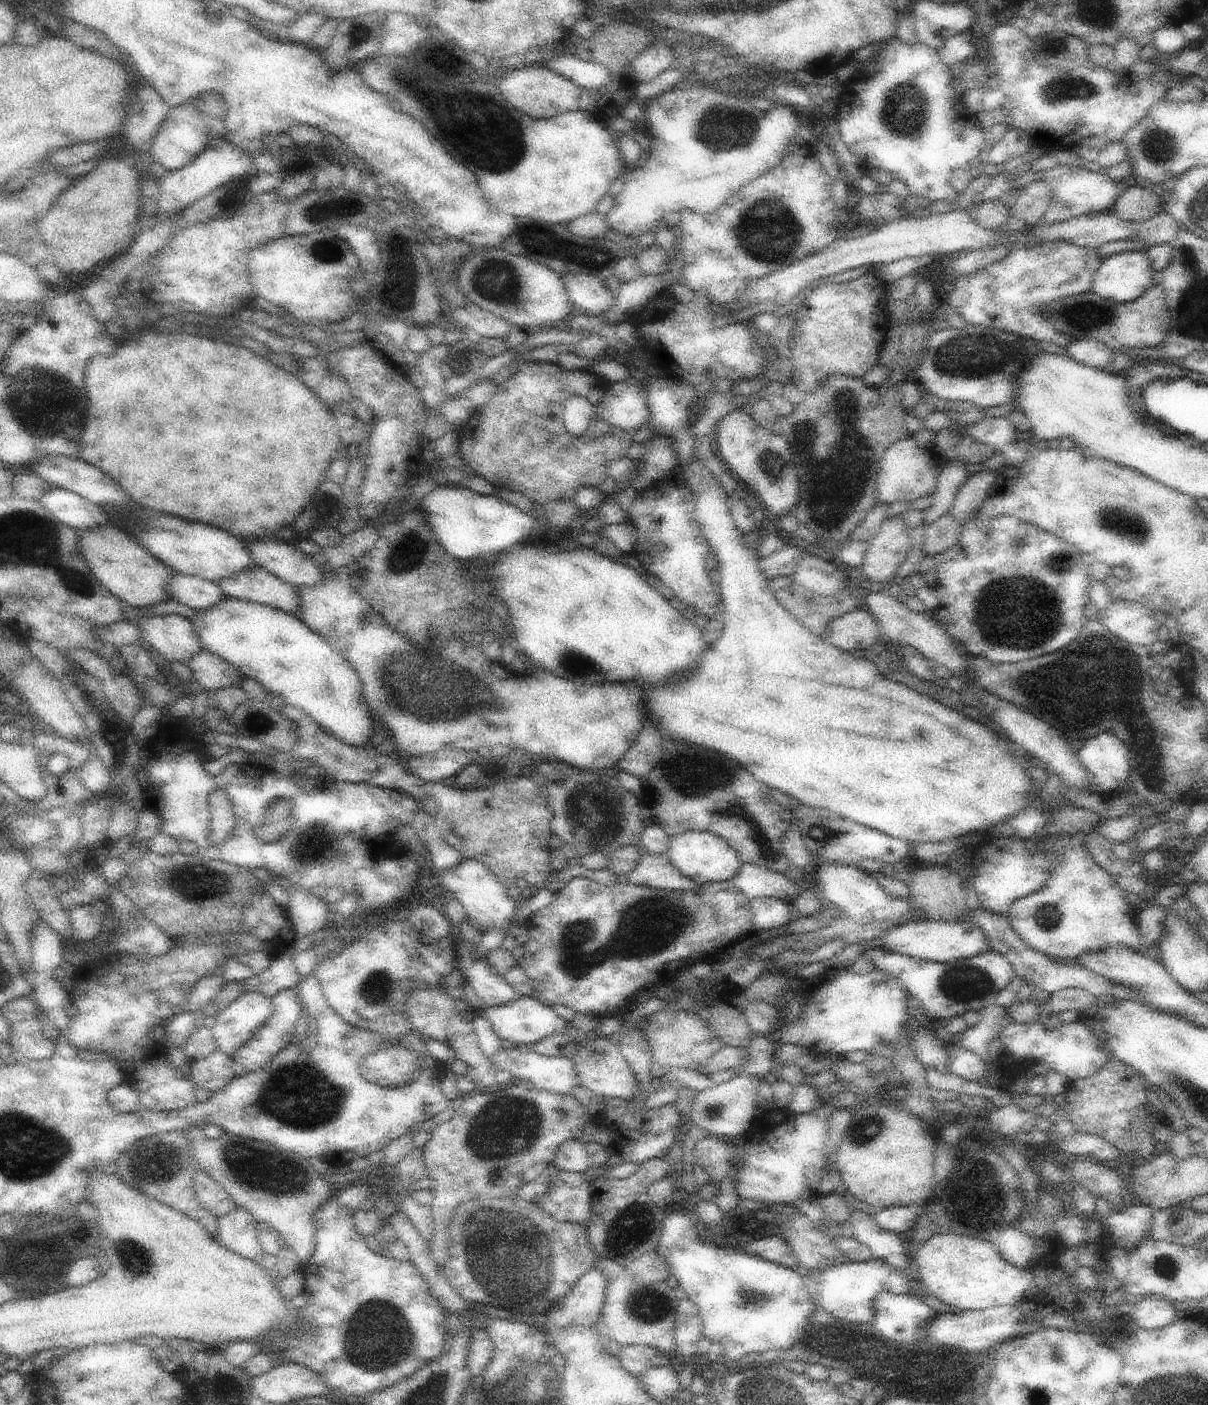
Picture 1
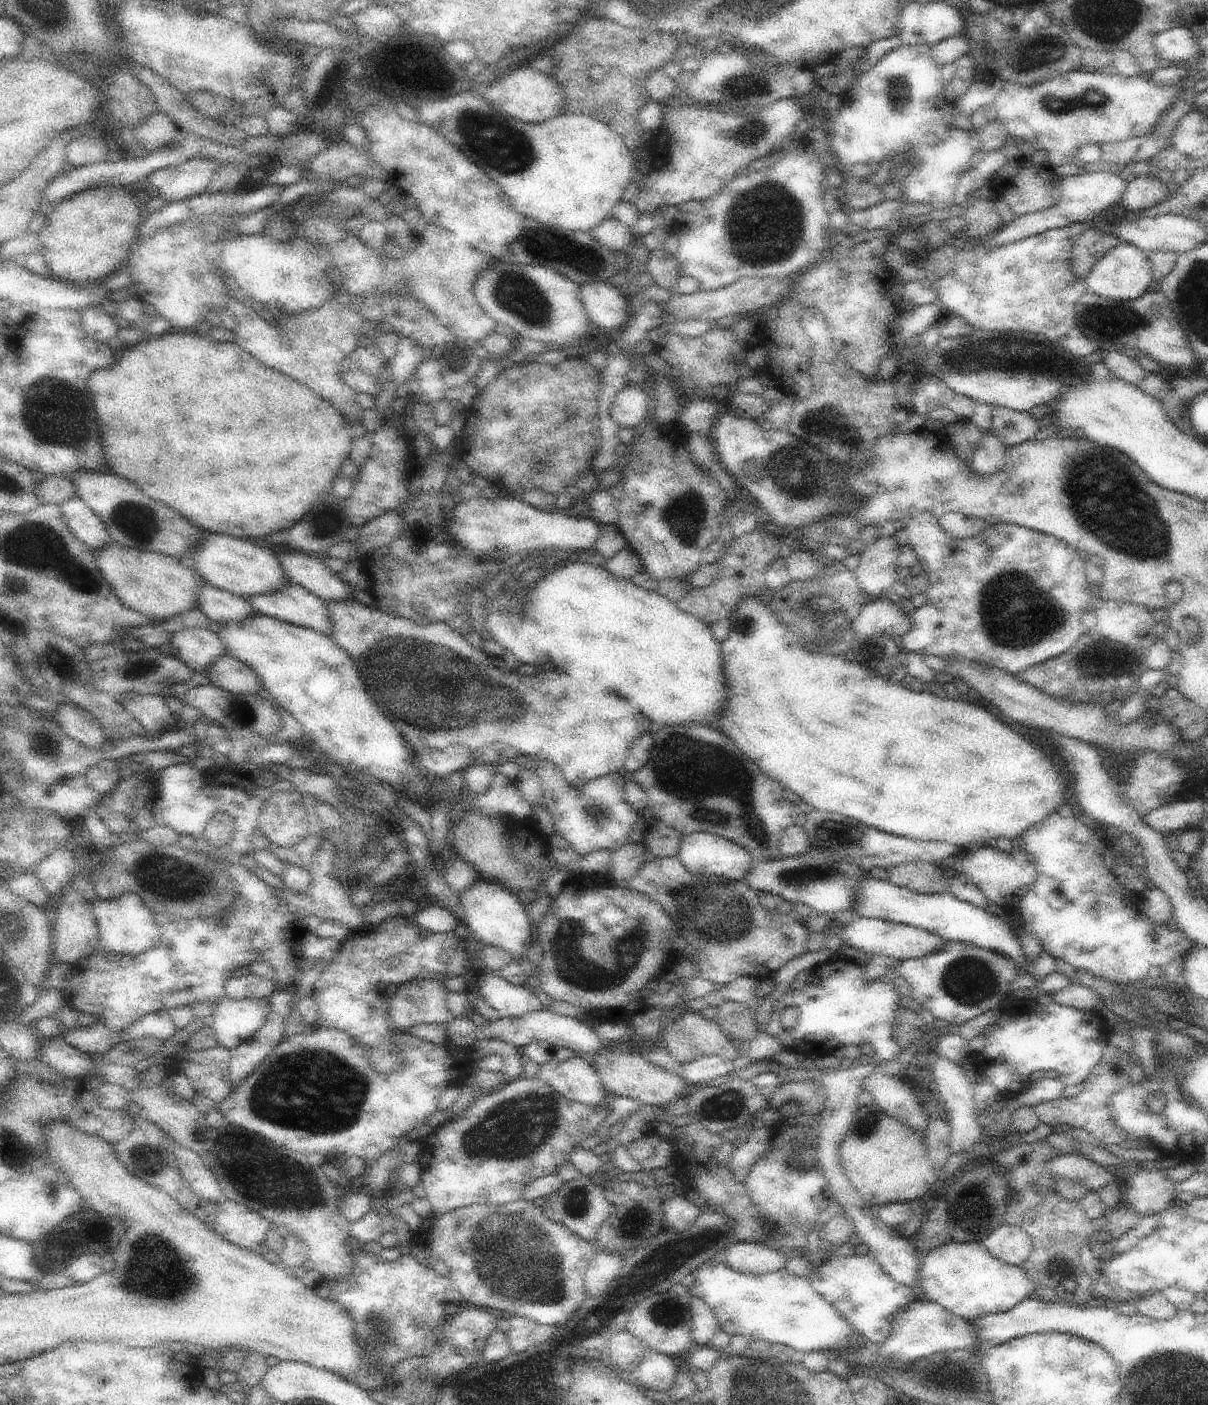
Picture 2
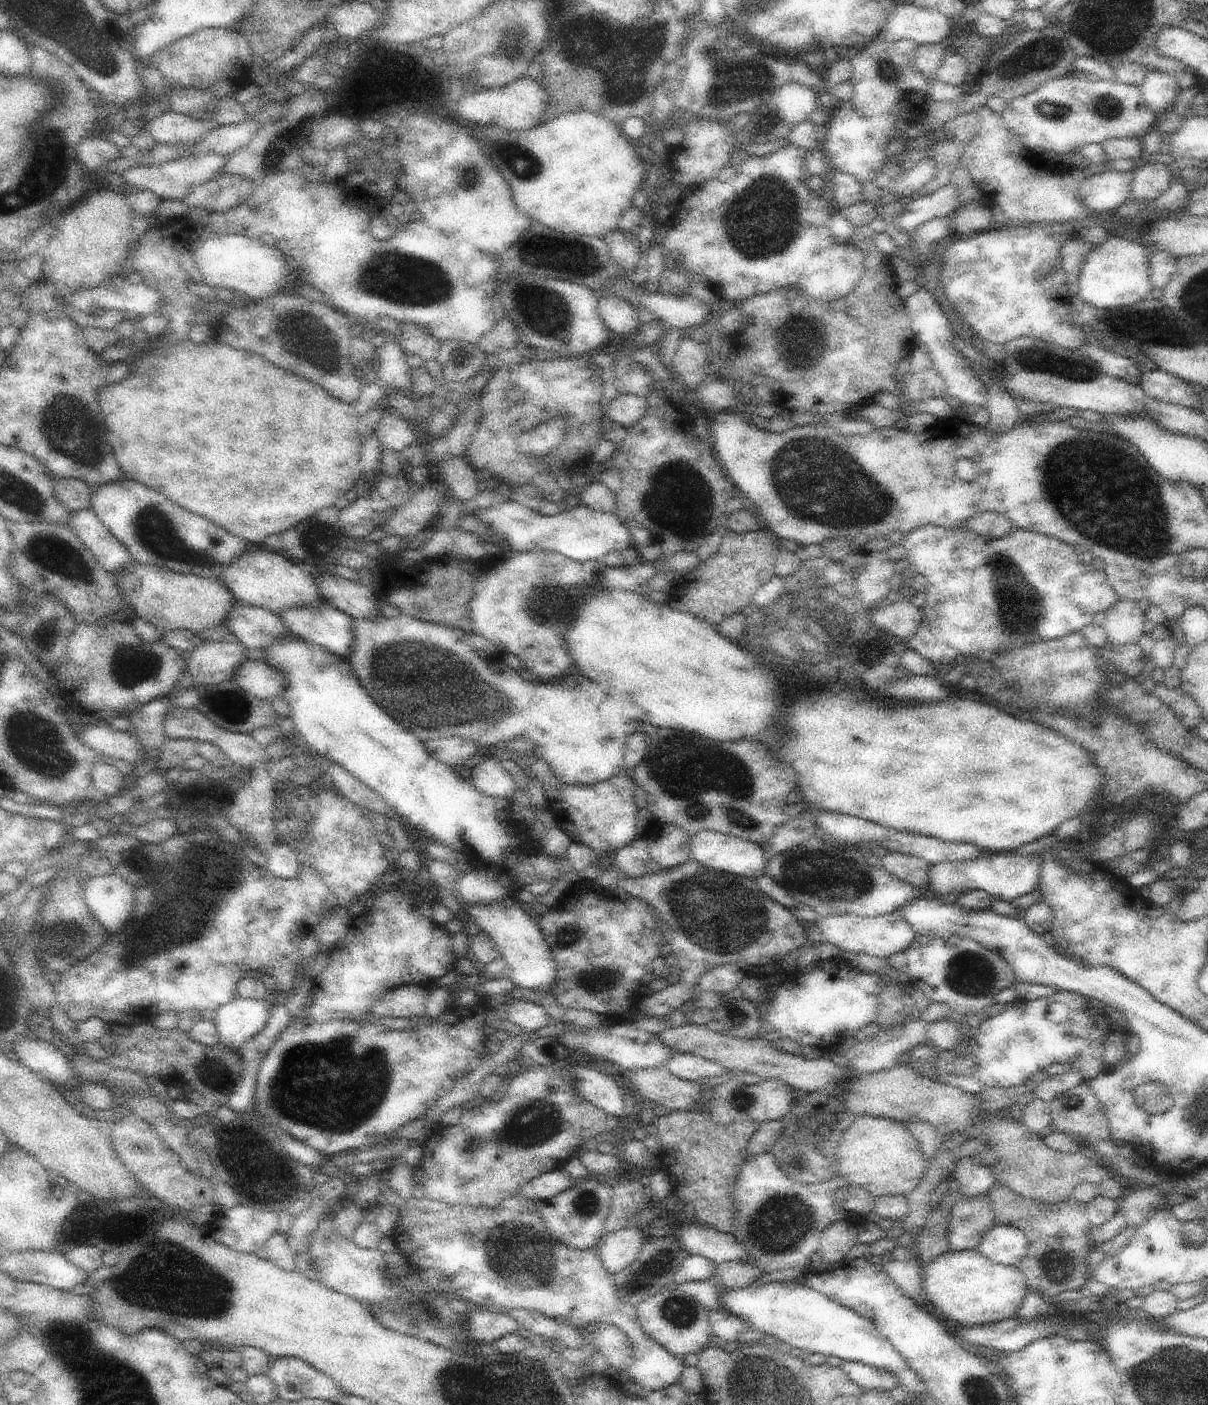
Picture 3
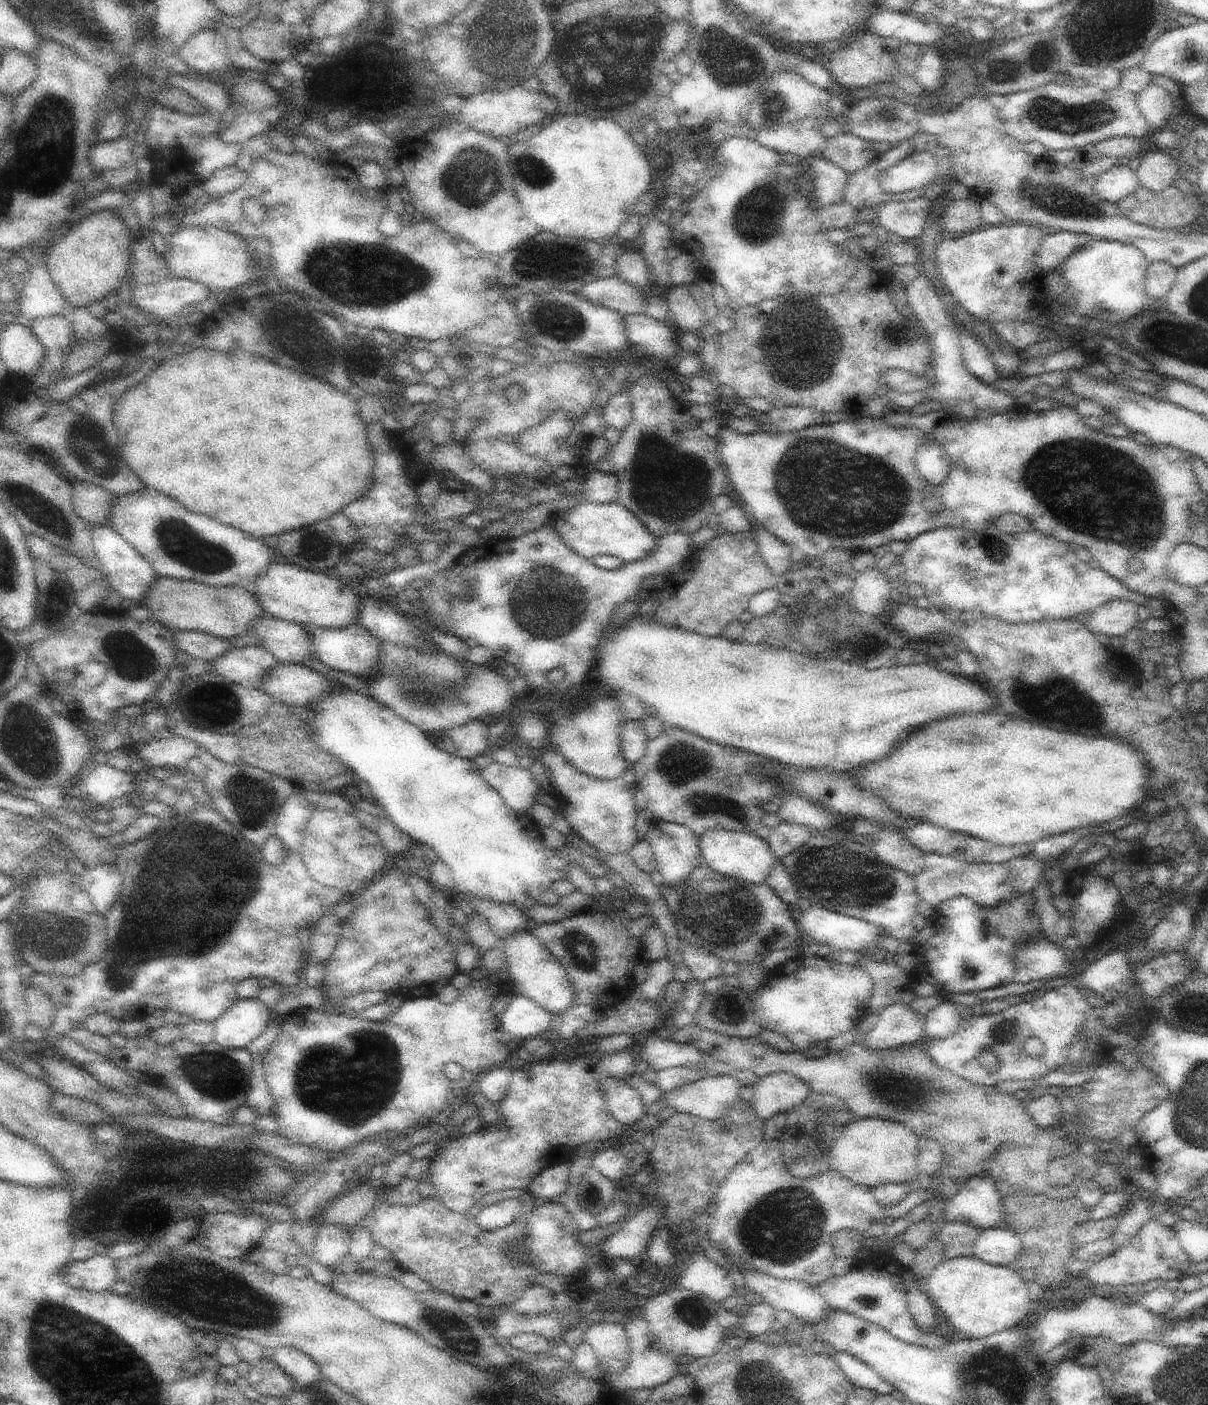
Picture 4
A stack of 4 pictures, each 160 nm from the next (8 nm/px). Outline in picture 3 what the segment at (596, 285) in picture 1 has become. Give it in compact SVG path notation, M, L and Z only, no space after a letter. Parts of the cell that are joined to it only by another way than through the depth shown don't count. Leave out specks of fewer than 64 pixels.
M598 295L597 312L612 334L628 336L638 332L642 325L638 309L617 296Z

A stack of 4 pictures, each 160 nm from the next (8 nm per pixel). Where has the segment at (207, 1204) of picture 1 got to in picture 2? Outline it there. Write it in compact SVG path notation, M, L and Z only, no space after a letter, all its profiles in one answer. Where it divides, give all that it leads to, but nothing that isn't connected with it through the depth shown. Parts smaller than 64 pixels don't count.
M173 1140L173 1154L181 1173L194 1192L217 1205L228 1199L218 1179L193 1150L185 1149L180 1143Z

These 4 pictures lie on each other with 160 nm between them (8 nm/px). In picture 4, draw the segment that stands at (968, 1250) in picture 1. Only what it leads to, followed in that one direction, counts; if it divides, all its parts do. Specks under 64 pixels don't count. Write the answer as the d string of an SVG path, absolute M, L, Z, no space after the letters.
M978 1257L945 1258L924 1284L939 1313L966 1338L989 1337L1010 1329L1031 1312L1029 1288L1022 1276L1012 1267L996 1266Z

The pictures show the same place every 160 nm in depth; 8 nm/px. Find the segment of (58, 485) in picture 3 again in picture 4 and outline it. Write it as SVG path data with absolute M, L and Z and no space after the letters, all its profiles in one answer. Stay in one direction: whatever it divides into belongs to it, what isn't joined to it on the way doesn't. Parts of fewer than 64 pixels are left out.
M71 482L76 514L90 525L109 525L115 496L106 487L93 482Z

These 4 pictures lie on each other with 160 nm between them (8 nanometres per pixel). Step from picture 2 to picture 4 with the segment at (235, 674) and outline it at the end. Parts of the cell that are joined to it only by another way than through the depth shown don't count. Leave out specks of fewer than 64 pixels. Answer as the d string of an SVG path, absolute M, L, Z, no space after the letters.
M279 662L265 674L258 689L270 695L274 701L306 707L322 695L331 693L338 684L302 663Z

